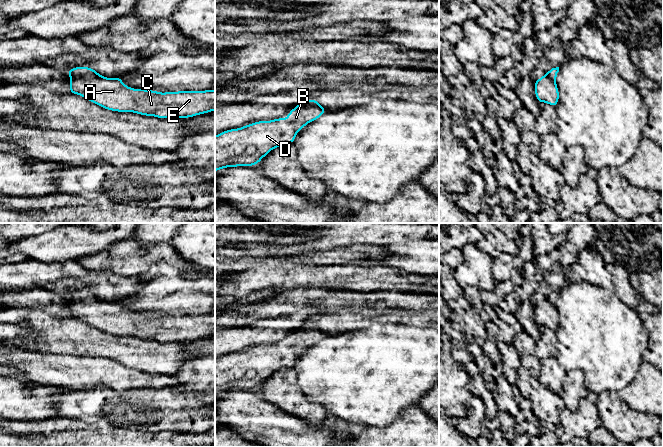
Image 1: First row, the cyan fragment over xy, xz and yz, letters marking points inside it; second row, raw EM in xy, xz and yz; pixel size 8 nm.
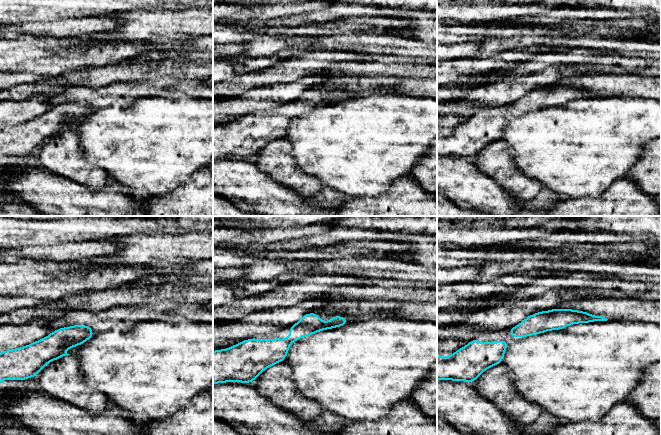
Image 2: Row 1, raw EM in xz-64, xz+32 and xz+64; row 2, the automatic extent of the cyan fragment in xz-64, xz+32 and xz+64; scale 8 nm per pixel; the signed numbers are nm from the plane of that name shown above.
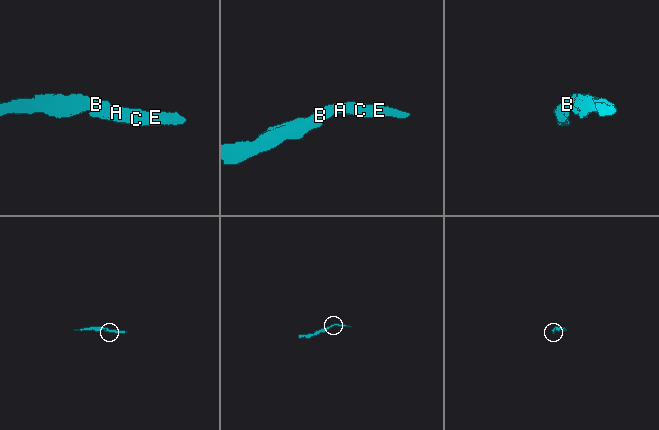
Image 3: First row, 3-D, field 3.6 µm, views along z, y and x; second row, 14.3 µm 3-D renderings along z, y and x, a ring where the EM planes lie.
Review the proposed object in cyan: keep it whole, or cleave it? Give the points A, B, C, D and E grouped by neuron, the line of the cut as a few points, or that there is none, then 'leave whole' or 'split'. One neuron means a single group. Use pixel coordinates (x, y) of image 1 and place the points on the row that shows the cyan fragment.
A B C D E; no cut; leave whole

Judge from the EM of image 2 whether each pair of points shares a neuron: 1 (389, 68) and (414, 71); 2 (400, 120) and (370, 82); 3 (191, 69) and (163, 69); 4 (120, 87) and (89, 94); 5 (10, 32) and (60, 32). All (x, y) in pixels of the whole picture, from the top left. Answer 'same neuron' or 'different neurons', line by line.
1: same neuron
2: different neurons
3: same neuron
4: same neuron
5: same neuron

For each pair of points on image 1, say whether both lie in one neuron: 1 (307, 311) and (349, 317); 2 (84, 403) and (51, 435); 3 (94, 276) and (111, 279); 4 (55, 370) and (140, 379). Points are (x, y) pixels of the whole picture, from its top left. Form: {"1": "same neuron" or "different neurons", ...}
{"1": "different neurons", "2": "different neurons", "3": "same neuron", "4": "same neuron"}

